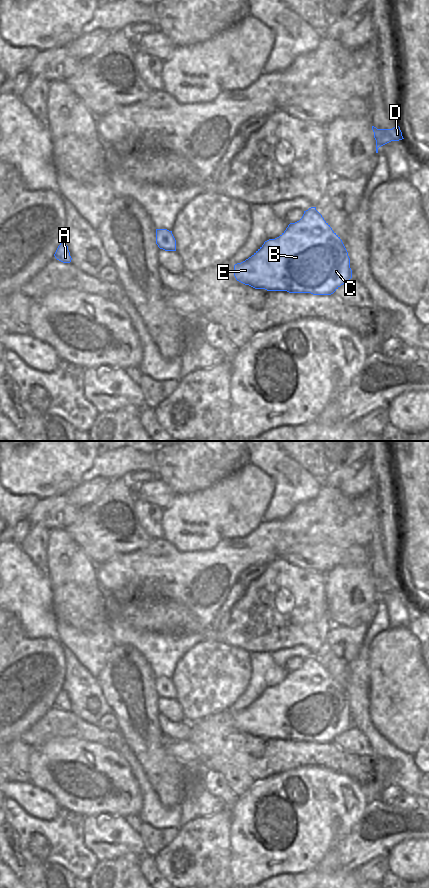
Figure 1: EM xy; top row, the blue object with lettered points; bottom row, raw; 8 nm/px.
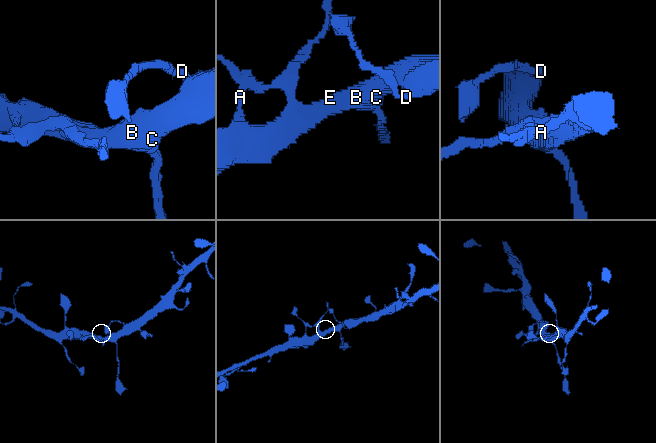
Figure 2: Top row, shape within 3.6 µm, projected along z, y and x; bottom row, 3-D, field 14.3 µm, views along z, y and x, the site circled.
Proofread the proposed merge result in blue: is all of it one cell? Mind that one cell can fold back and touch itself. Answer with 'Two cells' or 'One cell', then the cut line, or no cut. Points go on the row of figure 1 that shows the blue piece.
One cell. No split

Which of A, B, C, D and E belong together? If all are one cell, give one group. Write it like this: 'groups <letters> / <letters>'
groups A B C D E

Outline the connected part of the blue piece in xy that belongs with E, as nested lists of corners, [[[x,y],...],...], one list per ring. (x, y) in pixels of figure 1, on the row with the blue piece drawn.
[[[311,207],[304,211],[299,221],[290,223],[279,237],[265,241],[251,257],[235,264],[234,276],[237,281],[255,289],[331,295],[341,285],[350,281],[352,270],[350,268],[350,258],[342,240],[316,210],[316,207]]]

